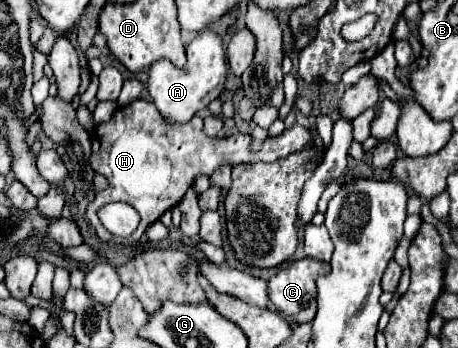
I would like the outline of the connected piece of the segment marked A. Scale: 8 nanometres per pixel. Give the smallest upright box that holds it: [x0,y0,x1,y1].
[148,28,226,124]

